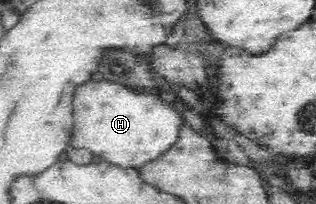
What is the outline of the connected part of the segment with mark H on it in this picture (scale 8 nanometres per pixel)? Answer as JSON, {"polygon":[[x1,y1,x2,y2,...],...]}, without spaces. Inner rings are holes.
{"polygon":[[87,81,79,85,73,101,75,125,71,136,73,148,84,148,104,162,121,169,139,169,163,151,180,135,183,116,165,102,159,93,123,87,111,81]]}

